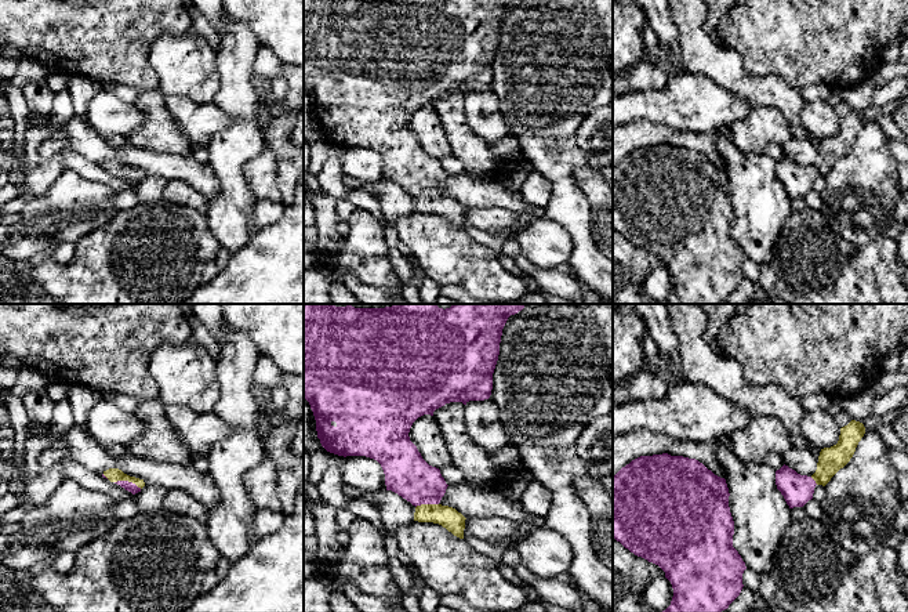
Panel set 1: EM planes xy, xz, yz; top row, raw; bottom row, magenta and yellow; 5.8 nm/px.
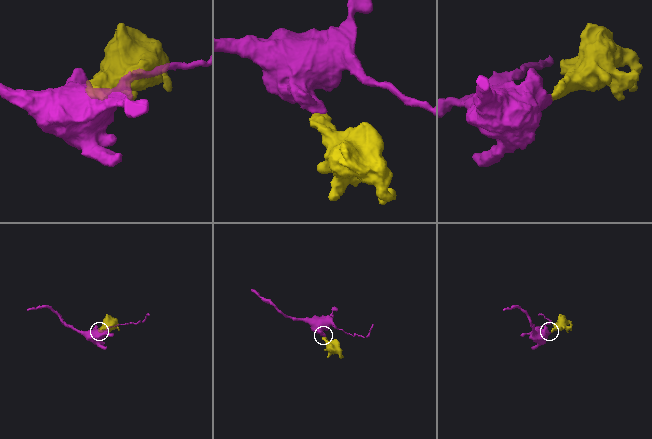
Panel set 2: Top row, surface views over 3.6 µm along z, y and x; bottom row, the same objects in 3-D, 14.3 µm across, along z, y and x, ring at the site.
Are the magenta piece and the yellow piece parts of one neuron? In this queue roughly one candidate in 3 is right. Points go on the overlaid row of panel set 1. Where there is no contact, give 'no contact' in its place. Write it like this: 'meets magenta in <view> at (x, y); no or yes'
meets magenta in xy at (127, 481); yes

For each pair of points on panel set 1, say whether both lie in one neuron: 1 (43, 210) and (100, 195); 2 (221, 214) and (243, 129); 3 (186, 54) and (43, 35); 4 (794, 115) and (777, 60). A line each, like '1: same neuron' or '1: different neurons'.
1: same neuron
2: same neuron
3: different neurons
4: different neurons

